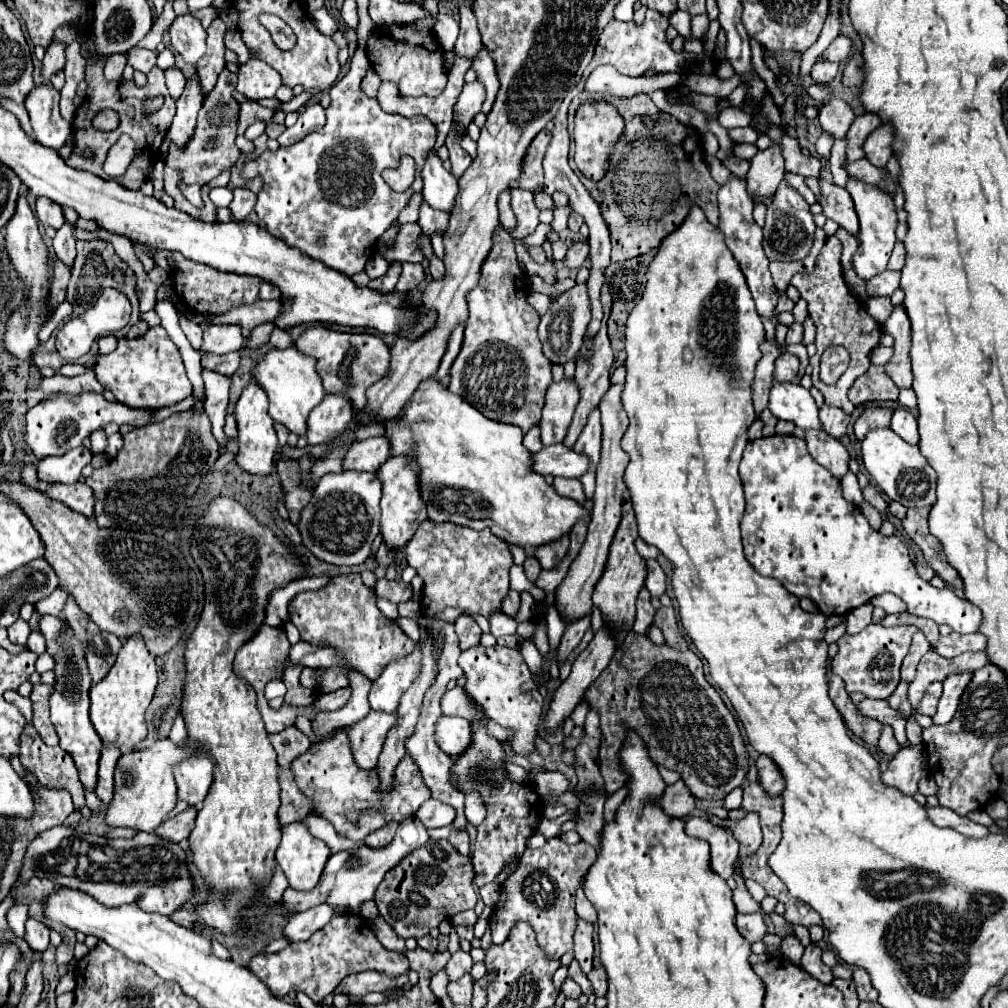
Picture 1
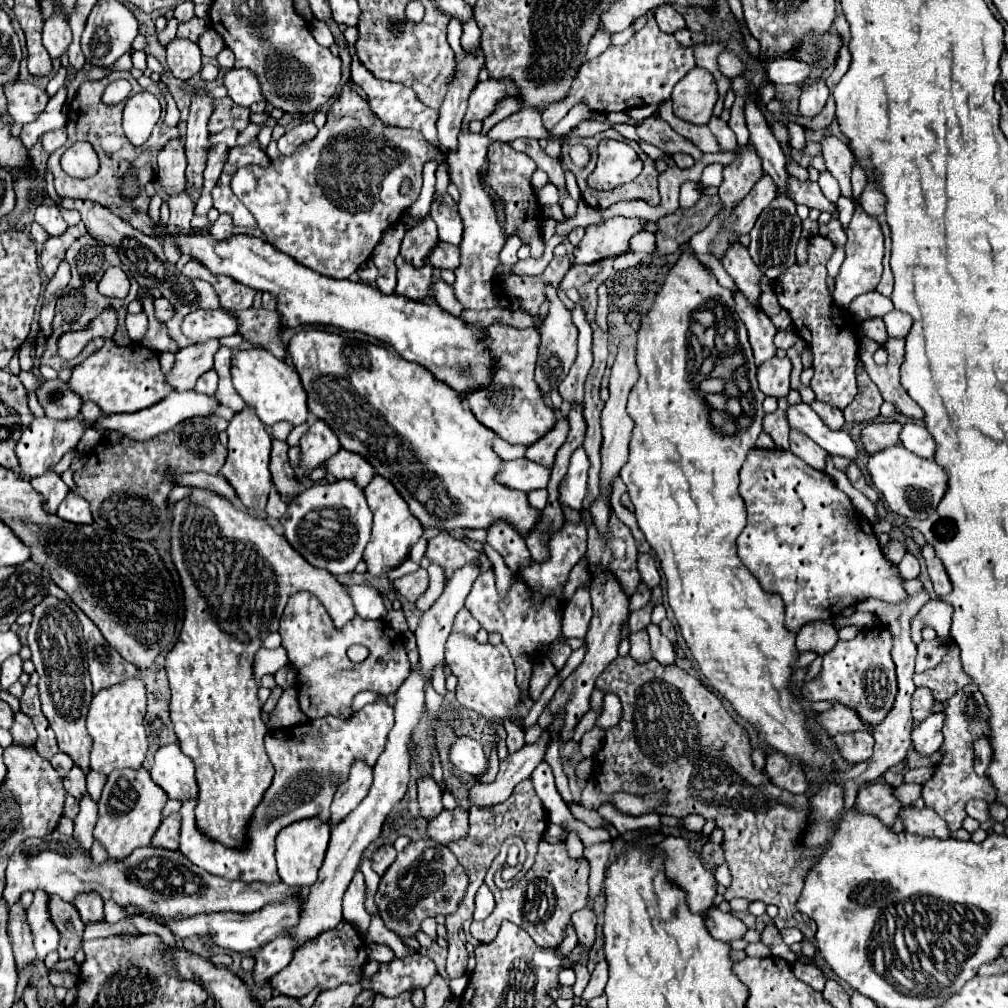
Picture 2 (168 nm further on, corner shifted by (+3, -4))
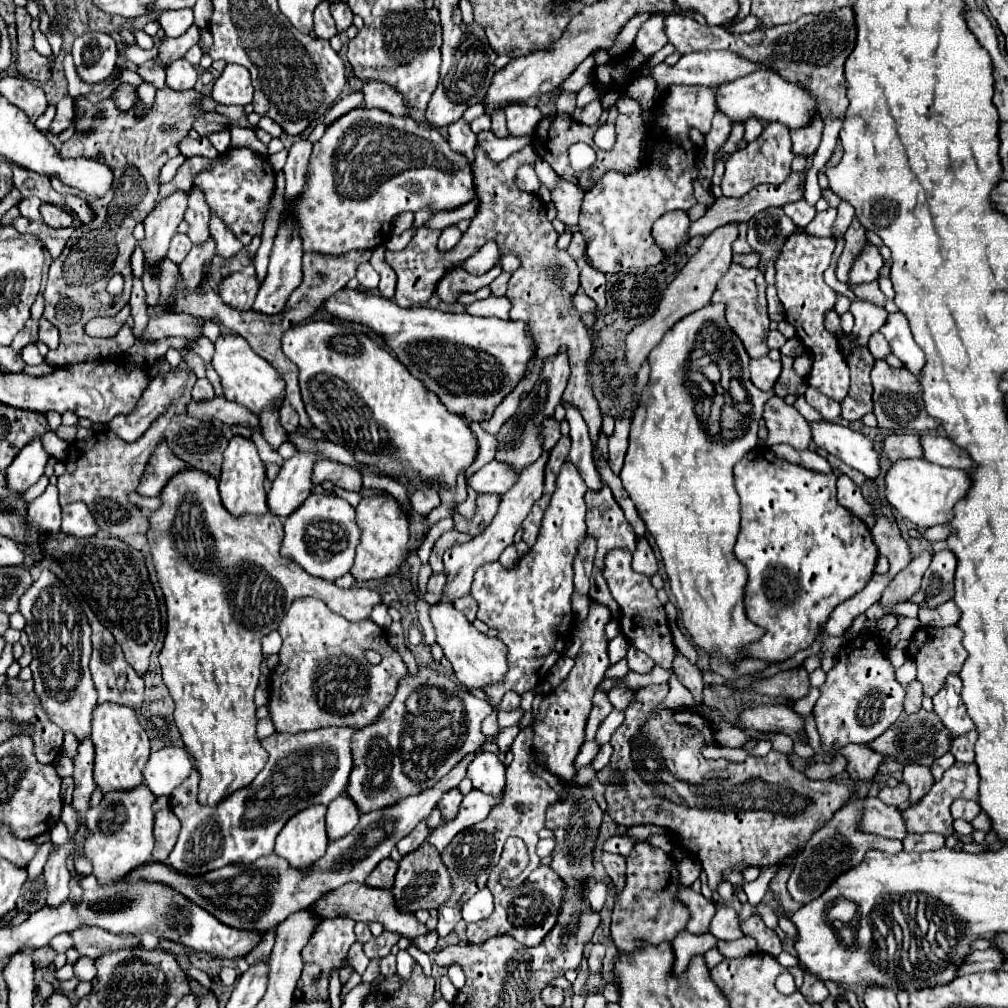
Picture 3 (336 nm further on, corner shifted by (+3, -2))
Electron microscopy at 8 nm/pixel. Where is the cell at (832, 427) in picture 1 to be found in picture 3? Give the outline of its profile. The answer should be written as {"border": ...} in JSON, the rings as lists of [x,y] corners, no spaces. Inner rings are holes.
{"border":[[[813,386],[807,388],[805,398],[807,398],[807,402],[809,402],[825,420],[835,420],[835,418],[841,414],[839,402],[835,402],[833,398],[827,398],[827,396],[821,394],[819,390],[815,390]]]}

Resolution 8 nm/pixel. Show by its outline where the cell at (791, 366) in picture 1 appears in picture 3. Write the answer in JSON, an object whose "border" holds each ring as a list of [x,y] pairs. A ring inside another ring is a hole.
{"border":[[[769,356],[751,360],[751,382],[759,388],[759,390],[773,390],[775,382],[779,380],[779,374],[783,370],[781,360],[771,360]]]}

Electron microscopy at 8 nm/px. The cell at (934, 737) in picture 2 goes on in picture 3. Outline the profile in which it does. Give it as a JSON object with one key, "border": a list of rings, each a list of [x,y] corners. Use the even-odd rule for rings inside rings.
{"border":[[[907,764],[903,770],[903,782],[911,788],[911,804],[917,804],[923,794],[933,786],[933,776],[929,766],[921,764]]]}

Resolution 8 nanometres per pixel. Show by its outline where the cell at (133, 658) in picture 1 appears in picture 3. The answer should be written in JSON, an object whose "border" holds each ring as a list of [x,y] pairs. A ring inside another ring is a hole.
{"border":[[[115,702],[97,704],[93,710],[93,746],[95,746],[95,784],[101,792],[129,790],[143,784],[143,768],[149,760],[151,740],[139,724],[137,712],[129,706],[117,706]]]}

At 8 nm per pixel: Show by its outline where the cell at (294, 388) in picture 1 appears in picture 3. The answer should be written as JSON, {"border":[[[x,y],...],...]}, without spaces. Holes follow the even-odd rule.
{"border":[[[223,332],[221,338],[215,342],[213,368],[221,376],[225,398],[245,406],[257,416],[261,414],[261,410],[277,406],[285,400],[285,380],[281,378],[281,374],[269,362],[265,362],[265,358],[261,358],[241,336],[233,332]]]}

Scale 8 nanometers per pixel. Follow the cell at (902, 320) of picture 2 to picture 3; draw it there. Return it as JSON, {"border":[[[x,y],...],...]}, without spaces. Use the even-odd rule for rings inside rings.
{"border":[[[901,312],[889,314],[885,326],[881,328],[881,332],[887,338],[887,342],[891,344],[891,352],[901,362],[905,362],[905,366],[913,374],[917,374],[925,364],[925,356],[923,356],[923,350],[915,344],[913,336],[911,336],[909,320],[905,318],[905,314],[901,314]]]}

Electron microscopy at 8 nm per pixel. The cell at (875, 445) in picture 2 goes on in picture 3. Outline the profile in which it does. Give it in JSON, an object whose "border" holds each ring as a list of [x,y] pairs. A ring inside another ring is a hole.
{"border":[[[889,434],[883,438],[883,454],[895,462],[899,458],[921,458],[917,434]]]}

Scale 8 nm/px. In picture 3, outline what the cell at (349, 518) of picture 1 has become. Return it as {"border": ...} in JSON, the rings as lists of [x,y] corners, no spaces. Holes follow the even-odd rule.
{"border":[[[313,492],[293,514],[289,514],[289,518],[285,518],[283,526],[285,538],[281,554],[295,560],[309,574],[335,580],[351,570],[361,528],[355,520],[355,508],[347,500],[327,492]]]}

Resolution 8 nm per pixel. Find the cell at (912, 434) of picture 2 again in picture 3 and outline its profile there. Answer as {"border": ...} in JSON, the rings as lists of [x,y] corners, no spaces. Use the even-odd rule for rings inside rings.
{"border":[[[921,434],[921,448],[923,448],[923,458],[939,464],[939,466],[949,466],[949,468],[961,468],[969,472],[973,468],[971,458],[949,440],[943,436],[933,436],[933,434]]]}

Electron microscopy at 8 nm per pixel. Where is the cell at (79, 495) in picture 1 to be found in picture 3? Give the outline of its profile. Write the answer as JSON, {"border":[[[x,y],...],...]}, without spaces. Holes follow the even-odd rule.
{"border":[[[71,502],[63,508],[61,530],[75,536],[91,536],[97,534],[99,526],[83,502]]]}

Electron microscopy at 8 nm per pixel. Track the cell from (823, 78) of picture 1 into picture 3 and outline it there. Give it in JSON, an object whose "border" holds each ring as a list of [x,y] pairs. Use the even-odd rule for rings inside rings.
{"border":[[[813,114],[809,126],[803,126],[801,130],[791,130],[791,140],[793,140],[793,154],[815,154],[819,142],[821,142],[821,132],[823,132],[823,122],[817,114]]]}

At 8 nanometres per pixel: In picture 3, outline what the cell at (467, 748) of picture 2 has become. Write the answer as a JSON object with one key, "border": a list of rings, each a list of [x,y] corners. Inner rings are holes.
{"border":[[[479,752],[467,766],[467,778],[485,794],[497,796],[505,788],[505,766],[499,762],[497,754]]]}

